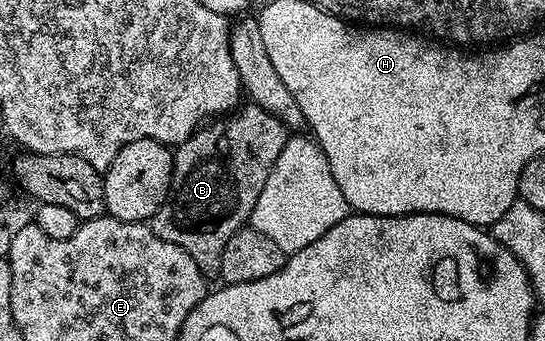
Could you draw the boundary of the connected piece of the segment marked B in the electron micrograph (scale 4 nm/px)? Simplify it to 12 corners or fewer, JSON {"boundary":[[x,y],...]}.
{"boundary":[[252,102],[173,152],[151,221],[216,277],[286,139]]}

